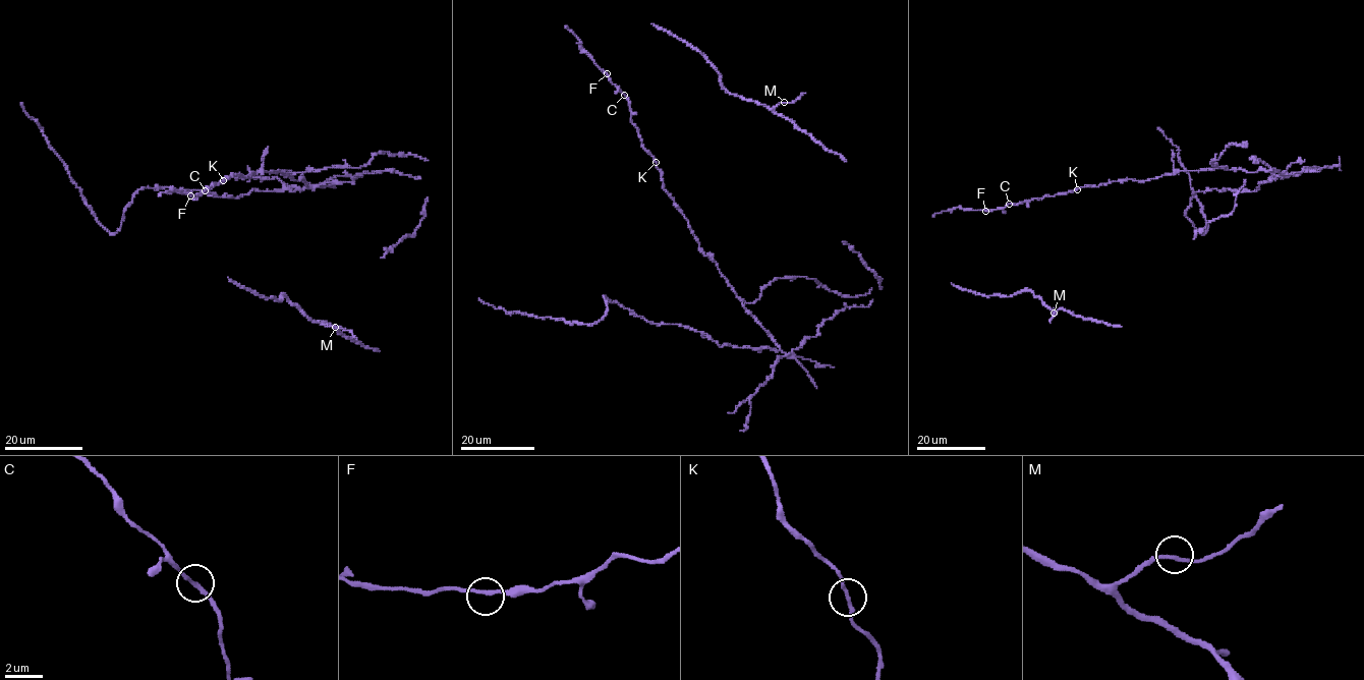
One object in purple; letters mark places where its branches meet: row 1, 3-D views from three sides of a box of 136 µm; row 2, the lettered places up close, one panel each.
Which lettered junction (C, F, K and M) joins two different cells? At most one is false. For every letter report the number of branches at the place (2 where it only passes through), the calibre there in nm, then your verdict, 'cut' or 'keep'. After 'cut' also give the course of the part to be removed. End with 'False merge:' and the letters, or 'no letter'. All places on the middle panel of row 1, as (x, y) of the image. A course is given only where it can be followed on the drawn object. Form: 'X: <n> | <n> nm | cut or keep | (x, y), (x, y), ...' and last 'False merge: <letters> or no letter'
C: 2 | 190 nm | keep
F: 2 | 180 nm | keep
K: 2 | 200 nm | cut | (655, 162), (699, 248), (783, 352), (720, 346), (605, 296), (603, 318), (581, 325), (479, 298)
M: 2 | 190 nm | keep
False merge: K

